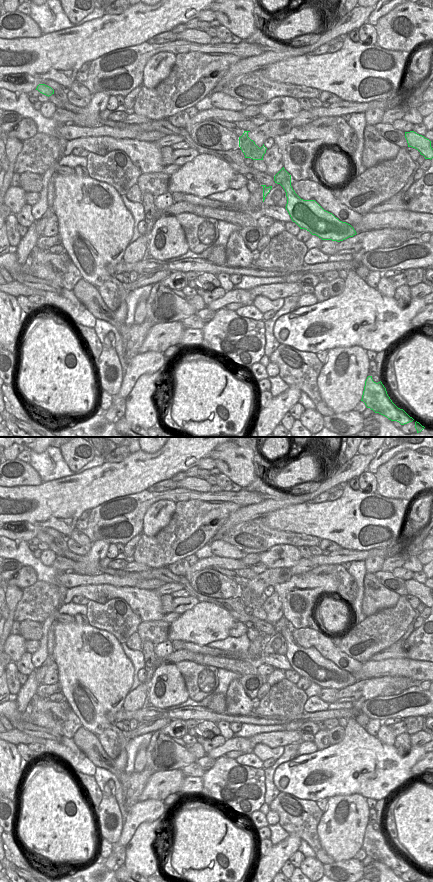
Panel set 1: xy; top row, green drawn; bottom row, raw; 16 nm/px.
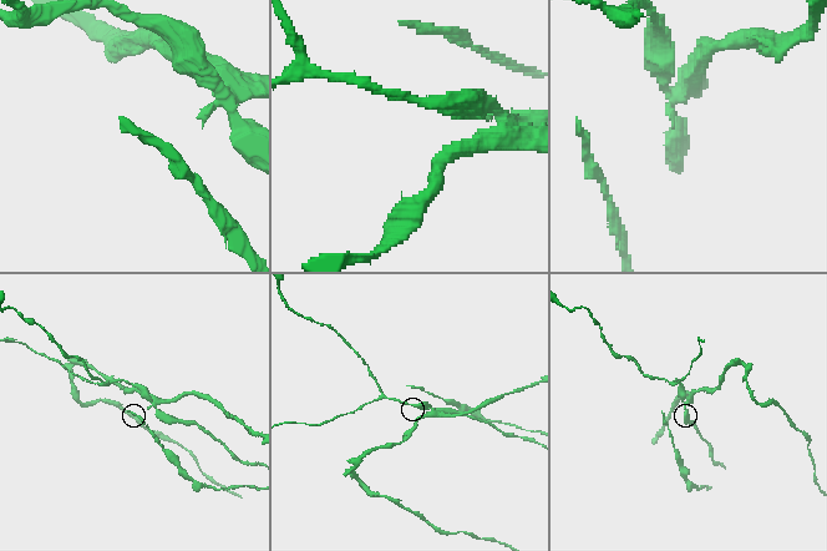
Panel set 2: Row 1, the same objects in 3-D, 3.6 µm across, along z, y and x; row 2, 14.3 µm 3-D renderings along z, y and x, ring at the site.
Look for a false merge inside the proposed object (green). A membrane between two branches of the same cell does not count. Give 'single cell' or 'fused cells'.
fused cells

